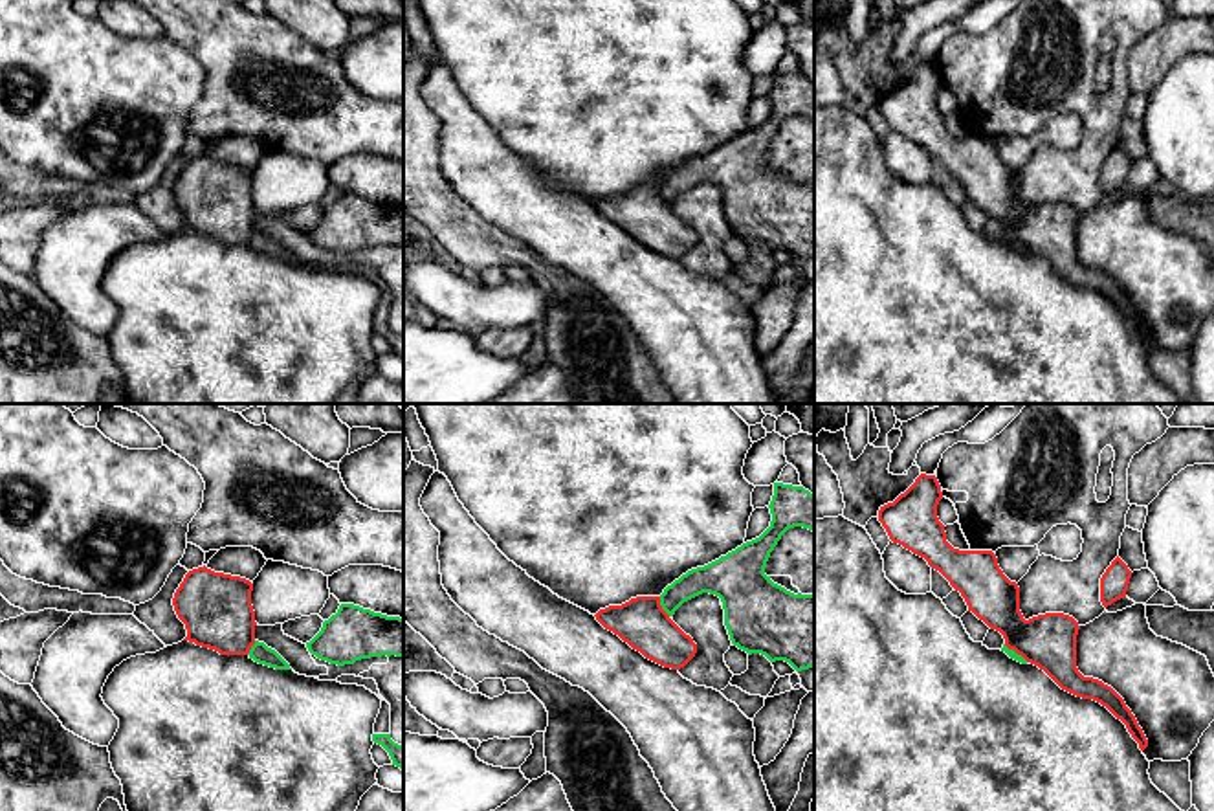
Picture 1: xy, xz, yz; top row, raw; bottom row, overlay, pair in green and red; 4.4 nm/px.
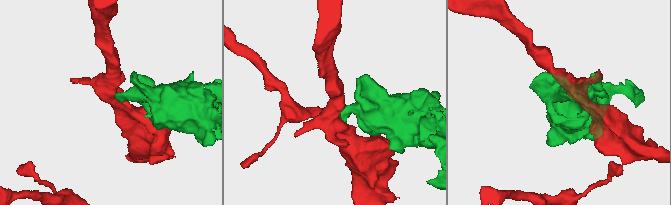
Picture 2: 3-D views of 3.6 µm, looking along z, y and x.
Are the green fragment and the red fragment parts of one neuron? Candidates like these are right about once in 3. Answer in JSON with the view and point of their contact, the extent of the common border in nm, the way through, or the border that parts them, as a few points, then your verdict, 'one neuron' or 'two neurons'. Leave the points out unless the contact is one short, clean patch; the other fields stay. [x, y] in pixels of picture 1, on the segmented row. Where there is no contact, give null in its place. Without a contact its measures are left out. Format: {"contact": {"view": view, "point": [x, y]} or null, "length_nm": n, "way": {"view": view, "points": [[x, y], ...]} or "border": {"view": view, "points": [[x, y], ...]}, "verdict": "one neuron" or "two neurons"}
{"contact": {"view": "xz", "point": [661, 604]}, "length_nm": 100, "border": {"view": "xz", "points": [[659, 597], [659, 604], [670, 615]]}, "verdict": "two neurons"}

